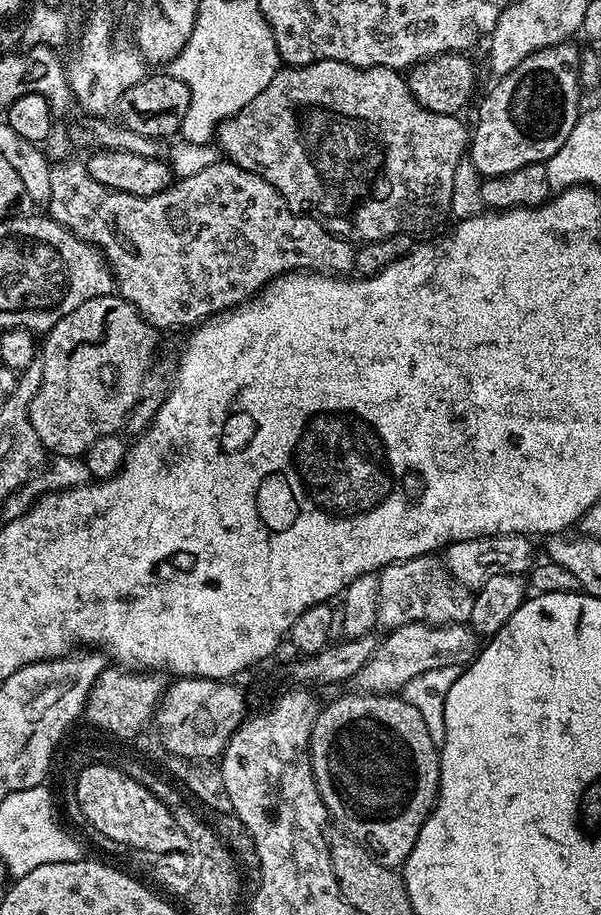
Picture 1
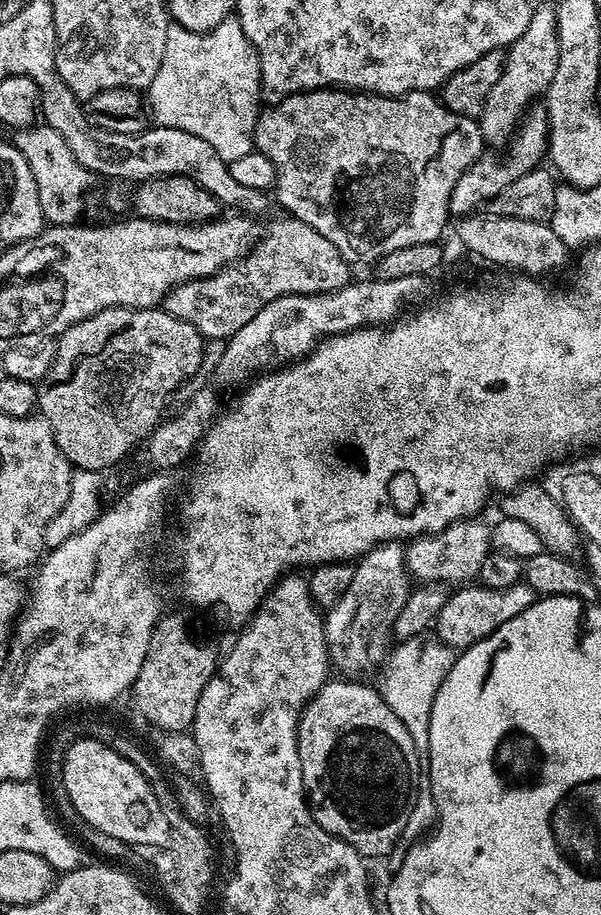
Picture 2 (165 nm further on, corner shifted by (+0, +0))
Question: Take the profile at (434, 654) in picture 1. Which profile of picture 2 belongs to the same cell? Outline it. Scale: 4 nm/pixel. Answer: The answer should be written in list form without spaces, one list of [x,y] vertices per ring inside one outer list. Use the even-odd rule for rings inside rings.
[[[516,583],[506,589],[490,589],[483,586],[464,586],[449,597],[447,603],[437,614],[434,621],[434,636],[440,643],[453,650],[474,648],[478,642],[487,640],[510,622],[522,610],[531,608],[538,597],[530,585]]]

